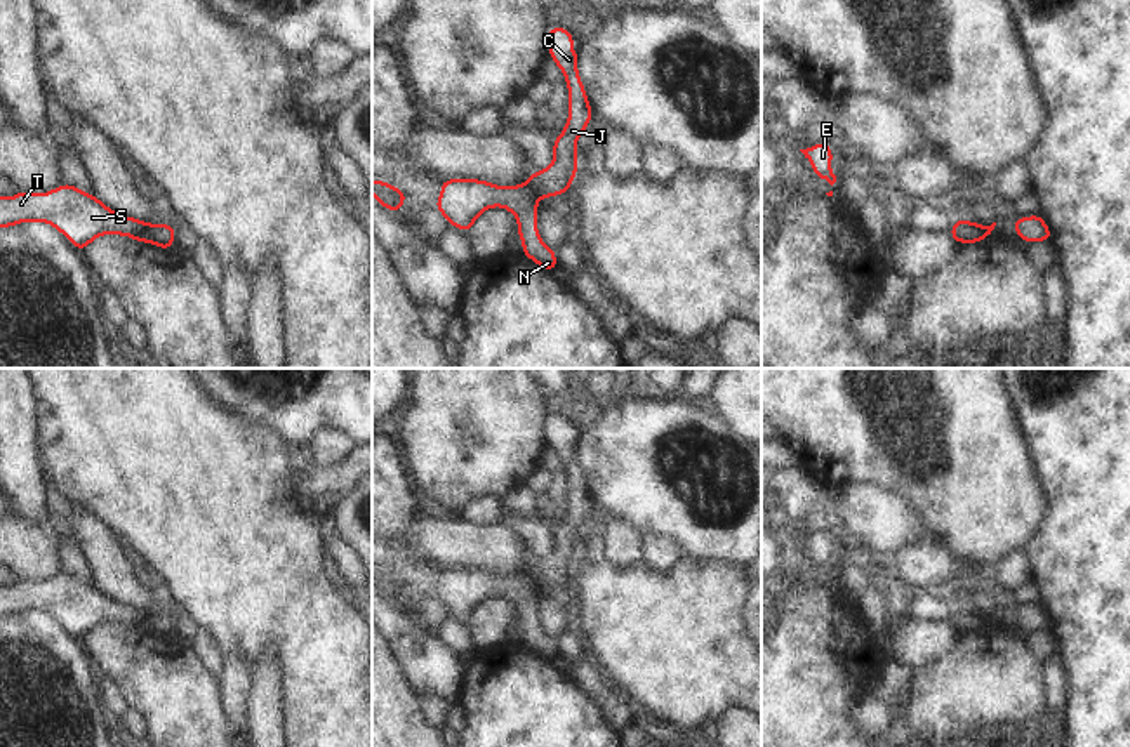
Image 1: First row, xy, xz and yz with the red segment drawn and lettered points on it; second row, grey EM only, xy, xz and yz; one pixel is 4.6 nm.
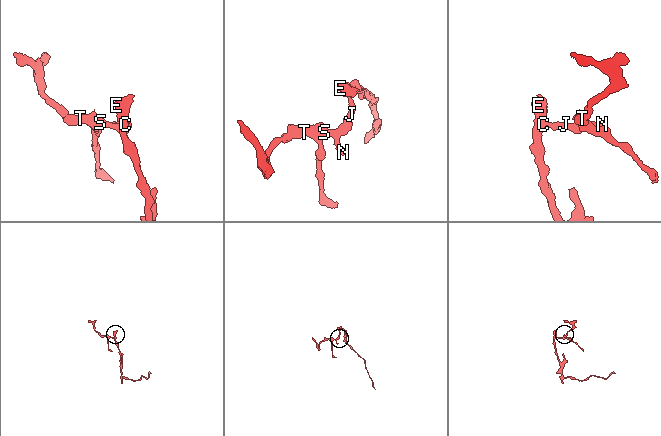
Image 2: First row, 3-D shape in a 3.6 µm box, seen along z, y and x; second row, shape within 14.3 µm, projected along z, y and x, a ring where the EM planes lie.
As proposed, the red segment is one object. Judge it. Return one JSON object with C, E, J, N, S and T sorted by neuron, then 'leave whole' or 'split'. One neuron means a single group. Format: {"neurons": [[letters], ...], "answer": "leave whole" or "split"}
{"neurons": [["C", "E", "J"], ["N", "S", "T"]], "answer": "split"}

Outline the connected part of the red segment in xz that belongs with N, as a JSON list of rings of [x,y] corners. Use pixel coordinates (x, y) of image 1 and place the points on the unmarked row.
[[[442,568],[440,585],[435,598],[447,611],[471,624],[478,605],[492,596],[509,599],[518,611],[516,624],[523,636],[522,643],[542,658],[553,662],[558,657],[556,639],[549,638],[537,618],[539,585],[528,572],[497,575],[483,568]]]

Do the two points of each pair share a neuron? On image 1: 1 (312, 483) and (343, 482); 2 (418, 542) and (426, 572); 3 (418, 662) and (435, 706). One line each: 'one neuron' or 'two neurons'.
1: one neuron
2: two neurons
3: two neurons

